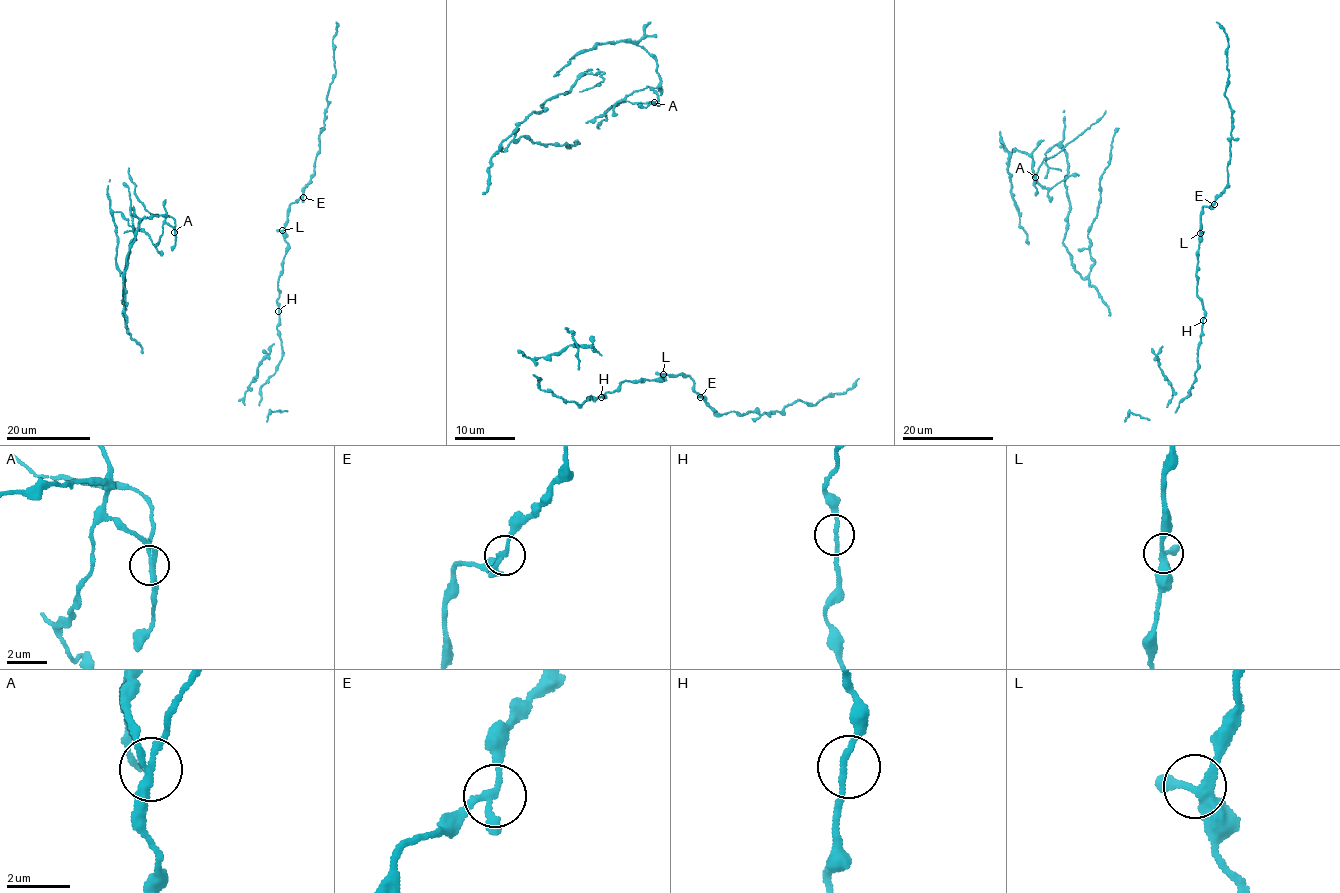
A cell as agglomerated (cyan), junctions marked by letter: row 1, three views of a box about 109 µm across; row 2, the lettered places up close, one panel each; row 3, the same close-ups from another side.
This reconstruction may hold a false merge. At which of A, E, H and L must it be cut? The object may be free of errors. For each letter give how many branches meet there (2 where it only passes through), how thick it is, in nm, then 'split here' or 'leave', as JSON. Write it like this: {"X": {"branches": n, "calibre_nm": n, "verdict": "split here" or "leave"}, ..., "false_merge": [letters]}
{"A": {"branches": 3, "calibre_nm": 200, "verdict": "split here"}, "E": {"branches": 3, "calibre_nm": 200, "verdict": "leave"}, "H": {"branches": 2, "calibre_nm": 180, "verdict": "leave"}, "L": {"branches": 3, "calibre_nm": 300, "verdict": "leave"}, "false_merge": ["A"]}

